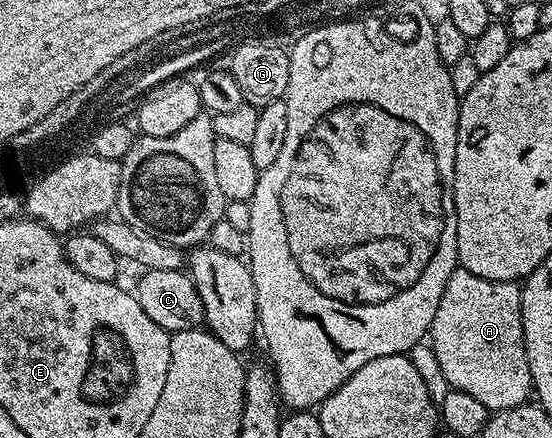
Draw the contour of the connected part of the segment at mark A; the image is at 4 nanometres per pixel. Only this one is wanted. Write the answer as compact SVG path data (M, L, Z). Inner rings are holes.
M462 268L454 270L445 284L445 292L441 292L441 304L437 304L437 316L433 316L429 331L430 342L435 362L448 382L446 385L453 390L469 392L469 396L485 404L488 412L517 408L532 397L529 360L523 339L523 291L519 282L485 280Z

